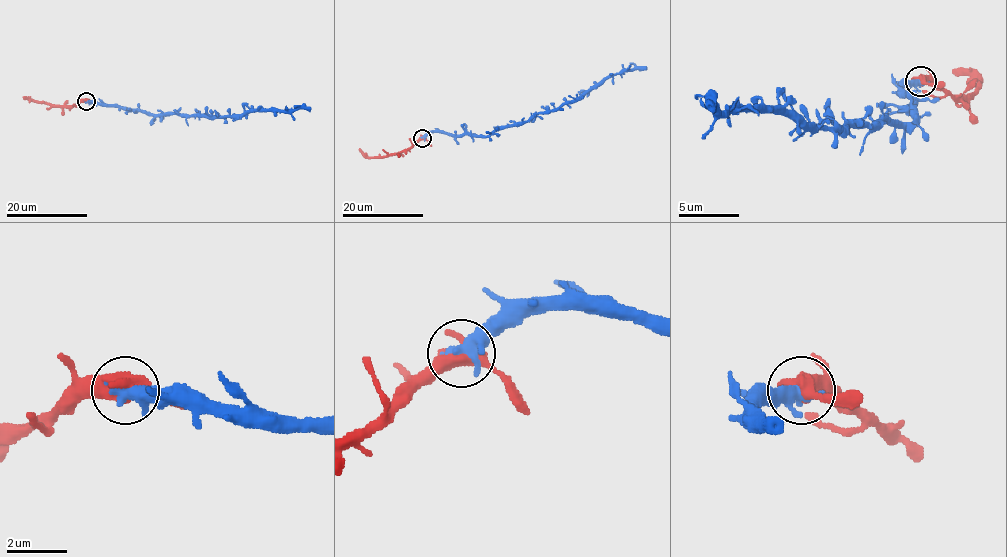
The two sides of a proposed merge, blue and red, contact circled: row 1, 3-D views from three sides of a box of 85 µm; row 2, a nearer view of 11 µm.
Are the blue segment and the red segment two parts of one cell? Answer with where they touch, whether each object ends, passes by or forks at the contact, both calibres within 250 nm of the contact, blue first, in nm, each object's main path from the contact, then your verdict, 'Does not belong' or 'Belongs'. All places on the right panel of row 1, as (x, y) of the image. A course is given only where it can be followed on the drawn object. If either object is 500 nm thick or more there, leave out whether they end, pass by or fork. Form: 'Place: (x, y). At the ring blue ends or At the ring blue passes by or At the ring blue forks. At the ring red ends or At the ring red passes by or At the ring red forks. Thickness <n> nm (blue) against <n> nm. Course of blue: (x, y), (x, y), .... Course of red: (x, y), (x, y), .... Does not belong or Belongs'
Place: (920, 81). At the ring blue passes by. At the ring red forks. Thickness 400 nm (blue) against 460 nm. Course of blue: (921, 80), (903, 89), (915, 117), (879, 126), (806, 126), (779, 111), (730, 111), (709, 101). Course of red: (921, 80), (933, 80), (951, 95), (970, 95), (979, 83), (954, 68). Belongs

